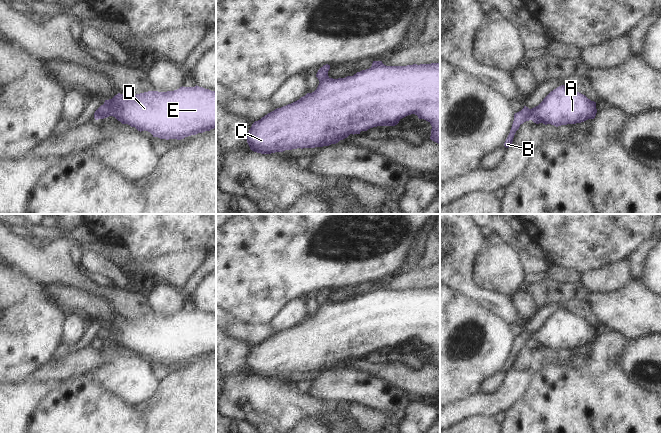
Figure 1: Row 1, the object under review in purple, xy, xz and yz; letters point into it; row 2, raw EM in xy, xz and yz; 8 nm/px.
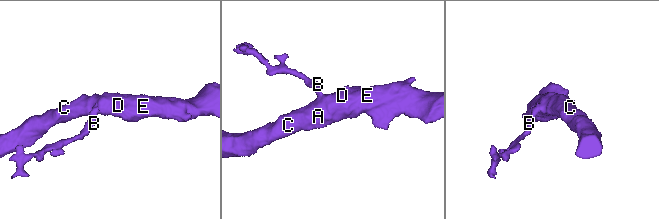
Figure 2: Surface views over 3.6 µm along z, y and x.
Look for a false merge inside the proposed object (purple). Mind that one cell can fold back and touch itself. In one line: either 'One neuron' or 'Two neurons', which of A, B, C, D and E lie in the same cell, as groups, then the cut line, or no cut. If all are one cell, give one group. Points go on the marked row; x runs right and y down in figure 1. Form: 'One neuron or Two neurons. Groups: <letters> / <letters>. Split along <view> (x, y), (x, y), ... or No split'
One neuron. Groups: A B C D E. No split

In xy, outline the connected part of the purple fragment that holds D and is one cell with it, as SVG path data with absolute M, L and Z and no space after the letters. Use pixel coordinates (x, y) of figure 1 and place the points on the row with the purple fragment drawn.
M180 87L174 91L148 91L136 95L118 93L112 99L105 100L94 113L95 120L109 116L122 124L135 127L138 131L148 131L160 139L177 139L210 131L216 128L216 91L203 87Z

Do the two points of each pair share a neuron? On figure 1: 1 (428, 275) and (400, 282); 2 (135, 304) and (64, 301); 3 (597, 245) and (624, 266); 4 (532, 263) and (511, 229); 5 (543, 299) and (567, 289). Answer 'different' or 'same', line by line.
1: same
2: different
3: different
4: same
5: same

